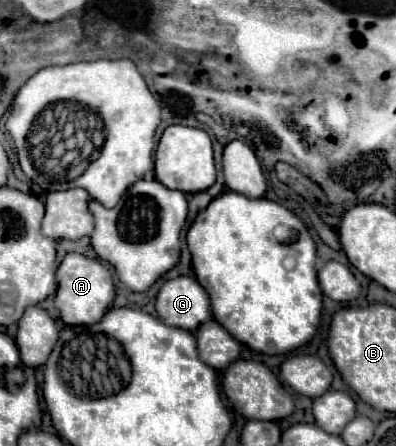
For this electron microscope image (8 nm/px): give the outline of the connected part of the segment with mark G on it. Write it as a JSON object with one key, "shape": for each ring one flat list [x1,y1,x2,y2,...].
{"shape":[[194,277,168,279,156,297,156,311,170,327,196,331,210,319,210,301]]}

